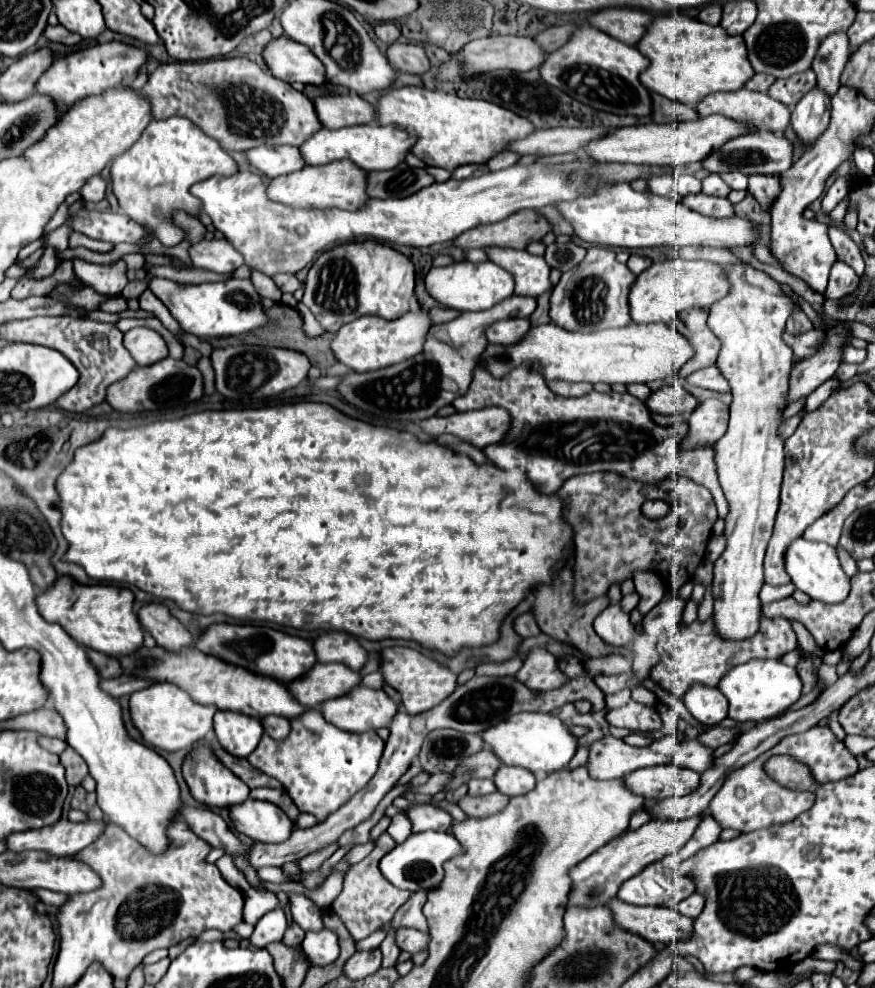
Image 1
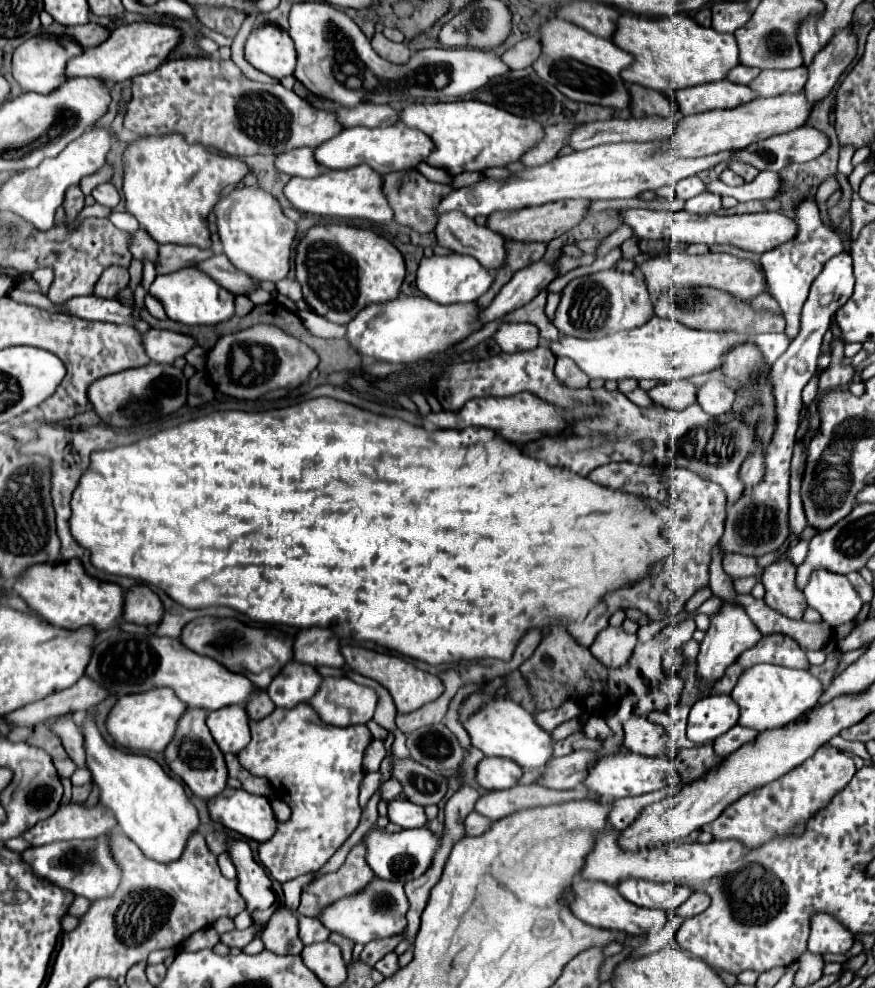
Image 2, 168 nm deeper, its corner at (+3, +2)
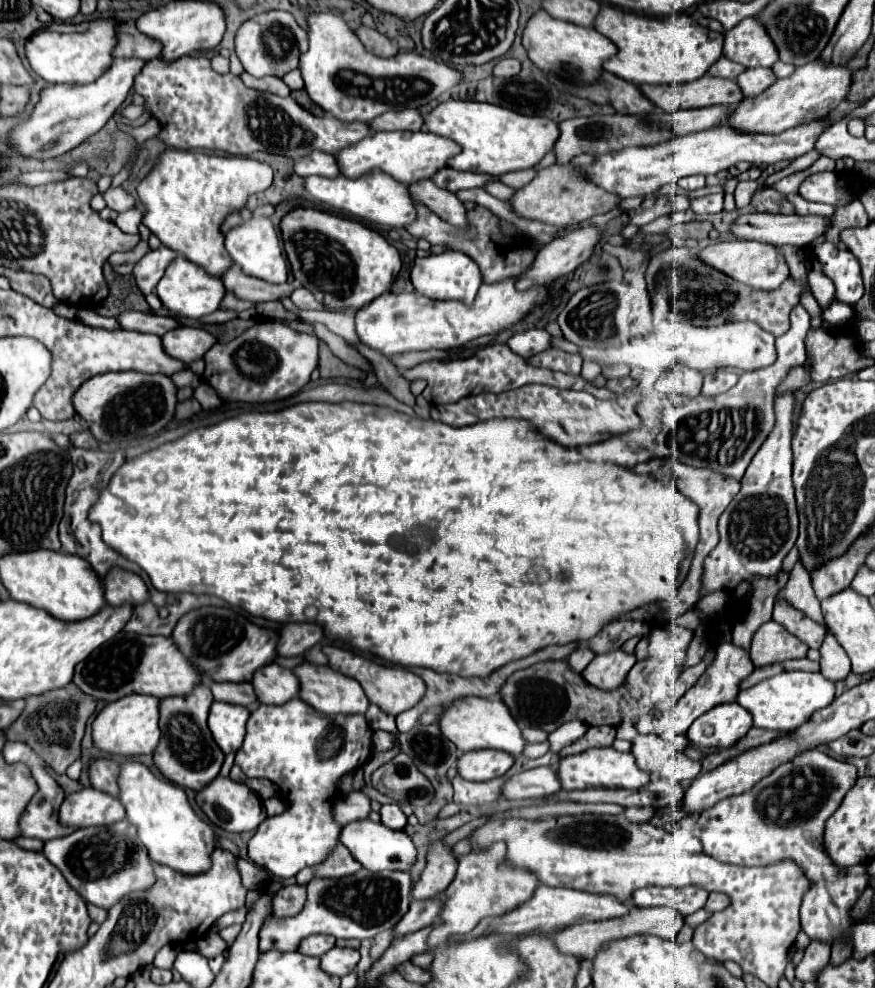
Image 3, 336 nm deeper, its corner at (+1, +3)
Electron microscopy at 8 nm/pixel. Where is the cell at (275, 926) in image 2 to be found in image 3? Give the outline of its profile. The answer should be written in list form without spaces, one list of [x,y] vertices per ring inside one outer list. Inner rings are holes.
[[[286,885],[272,899],[272,911],[276,917],[290,917],[302,911],[306,903],[306,887],[304,885]]]

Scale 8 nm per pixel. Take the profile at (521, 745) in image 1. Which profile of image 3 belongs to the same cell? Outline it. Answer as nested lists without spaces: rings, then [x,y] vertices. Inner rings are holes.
[[[460,697],[454,699],[438,717],[438,727],[446,739],[450,739],[460,753],[474,749],[500,749],[510,755],[520,755],[526,741],[522,739],[522,731],[512,719],[508,707],[500,697],[482,699],[482,697]]]

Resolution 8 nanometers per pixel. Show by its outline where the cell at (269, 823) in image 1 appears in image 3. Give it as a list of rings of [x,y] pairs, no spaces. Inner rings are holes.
[[[216,777],[212,779],[206,787],[202,787],[196,793],[196,803],[204,811],[204,815],[220,829],[232,831],[232,833],[244,833],[244,831],[254,831],[258,825],[266,819],[266,811],[262,805],[262,799],[244,783],[236,783],[228,777]]]

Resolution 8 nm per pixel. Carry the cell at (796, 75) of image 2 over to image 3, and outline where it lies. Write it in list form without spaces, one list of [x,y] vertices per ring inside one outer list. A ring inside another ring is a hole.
[[[764,67],[744,69],[736,77],[736,83],[738,83],[740,91],[744,93],[744,97],[756,97],[756,95],[760,95],[764,89],[768,89],[772,85],[772,81],[776,81],[776,77],[772,75],[770,69],[764,69]]]

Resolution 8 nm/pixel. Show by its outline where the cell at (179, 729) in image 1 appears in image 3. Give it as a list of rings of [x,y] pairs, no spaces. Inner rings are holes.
[[[126,695],[124,699],[108,703],[92,723],[92,741],[104,753],[136,757],[148,755],[156,749],[160,739],[158,729],[158,699],[152,695]]]

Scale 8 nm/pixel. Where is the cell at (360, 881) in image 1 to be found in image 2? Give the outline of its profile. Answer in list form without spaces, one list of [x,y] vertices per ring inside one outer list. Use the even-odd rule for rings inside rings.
[[[356,844],[338,872],[326,874],[306,886],[306,892],[302,892],[302,904],[298,908],[298,914],[316,918],[332,902],[362,892],[366,886],[372,884],[374,878],[376,874],[366,864],[366,846]]]

